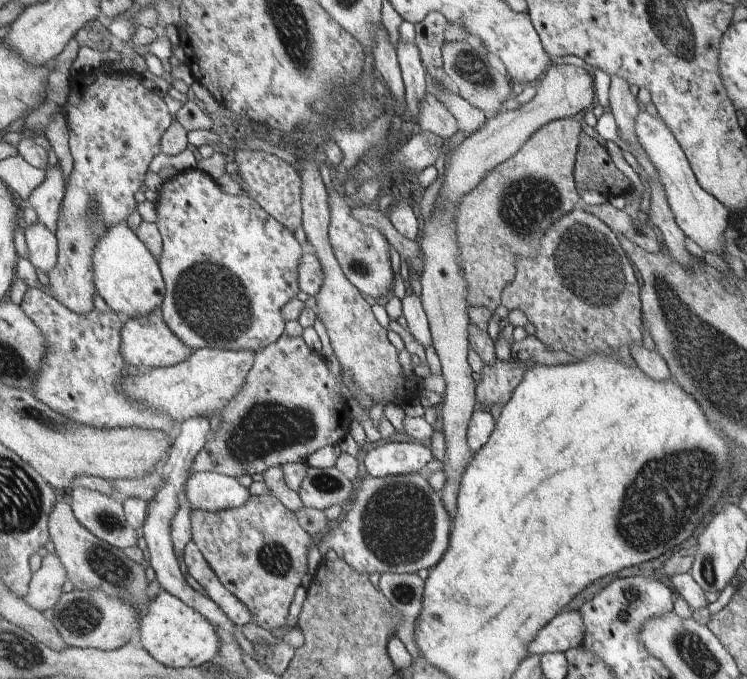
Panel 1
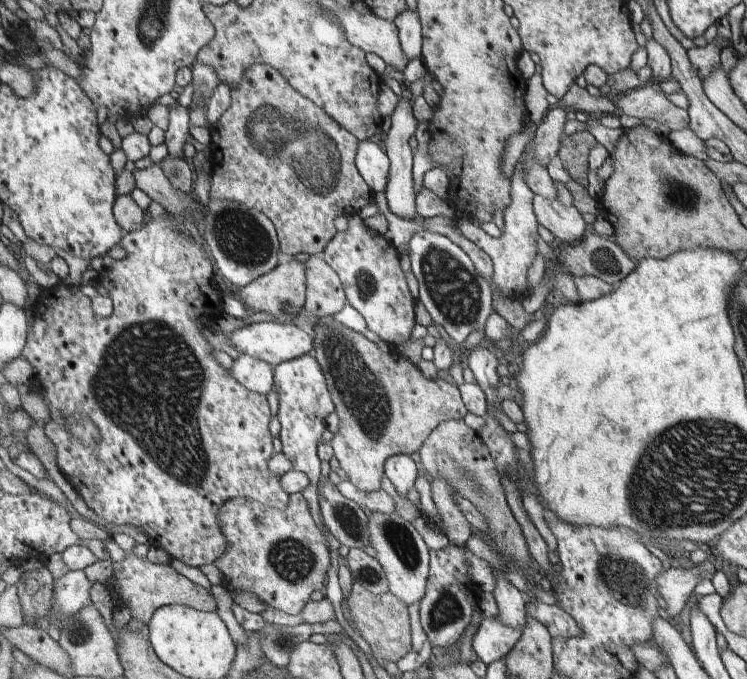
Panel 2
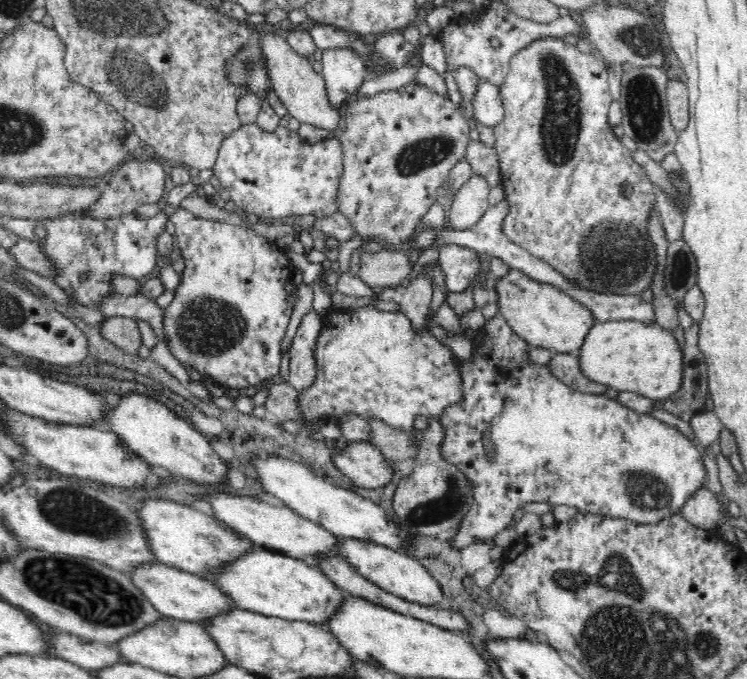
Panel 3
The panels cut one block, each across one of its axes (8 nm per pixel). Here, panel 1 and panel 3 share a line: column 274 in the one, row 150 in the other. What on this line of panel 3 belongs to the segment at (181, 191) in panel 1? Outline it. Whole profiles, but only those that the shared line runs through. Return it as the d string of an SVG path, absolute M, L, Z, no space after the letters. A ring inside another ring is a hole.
M258 122L244 123L219 143L213 174L235 206L260 218L286 219L290 214L324 216L340 212L337 192L344 174L344 154L336 134L320 144L308 144L296 131L281 125L271 131Z

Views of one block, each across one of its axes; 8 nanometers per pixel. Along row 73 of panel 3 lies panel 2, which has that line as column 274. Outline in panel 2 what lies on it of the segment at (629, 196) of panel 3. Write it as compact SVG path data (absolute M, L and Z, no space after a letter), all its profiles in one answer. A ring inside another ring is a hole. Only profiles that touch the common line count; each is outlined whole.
M295 493L289 500L286 511L280 511L259 501L235 497L226 502L219 511L221 530L230 542L229 550L213 564L223 573L224 587L230 592L241 588L248 590L266 602L270 610L278 609L288 615L298 616L306 608L310 594L321 591L330 568L330 552L326 538L310 516L308 502L301 493Z

